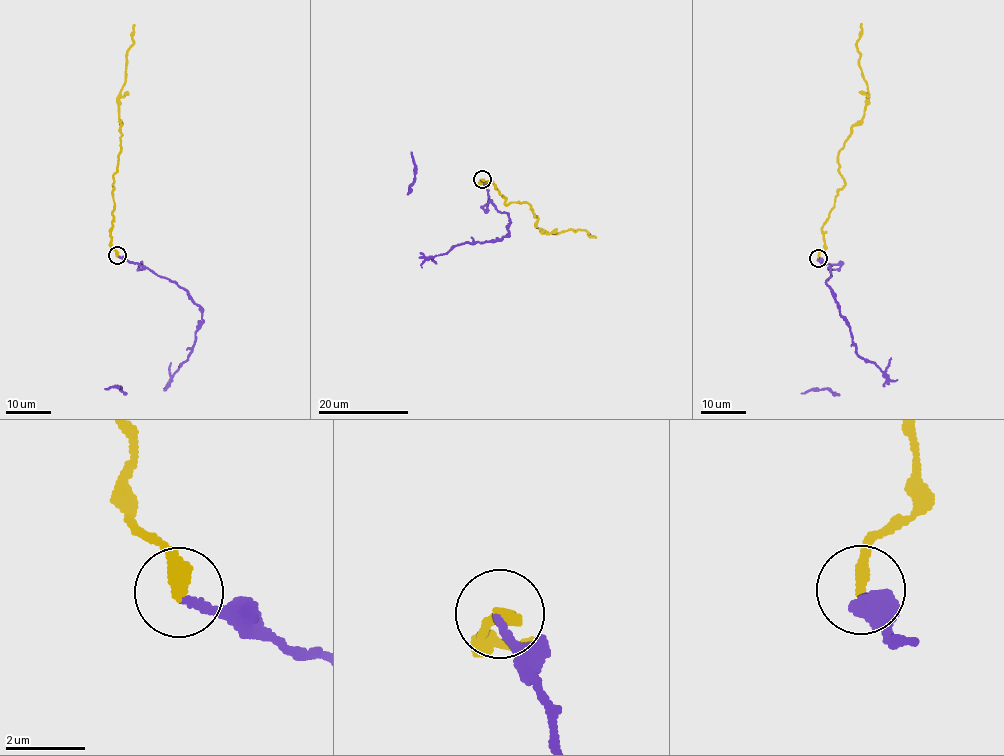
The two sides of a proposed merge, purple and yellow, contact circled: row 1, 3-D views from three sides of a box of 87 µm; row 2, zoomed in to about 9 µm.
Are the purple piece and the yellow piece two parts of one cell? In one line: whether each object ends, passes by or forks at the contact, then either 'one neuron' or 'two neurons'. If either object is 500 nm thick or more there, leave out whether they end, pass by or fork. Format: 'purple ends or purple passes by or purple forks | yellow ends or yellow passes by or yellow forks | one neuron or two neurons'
purple ends | yellow ends | two neurons

